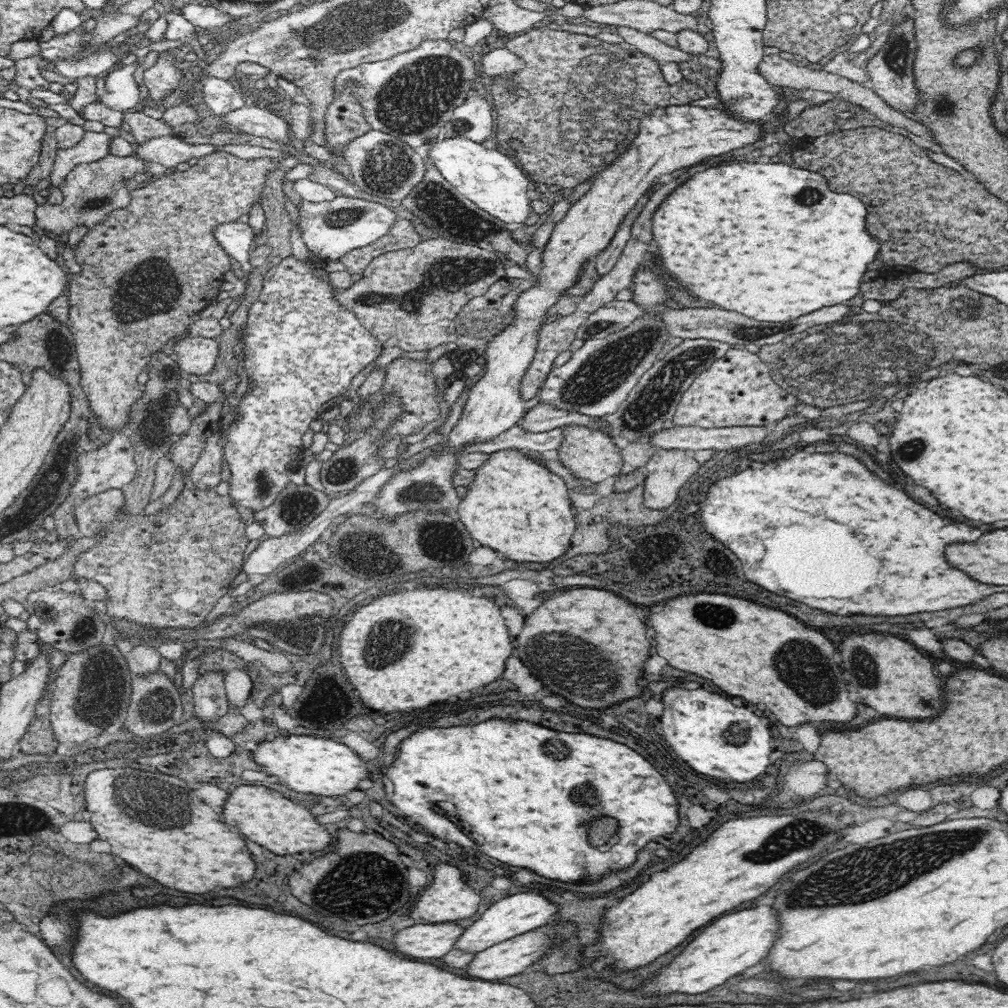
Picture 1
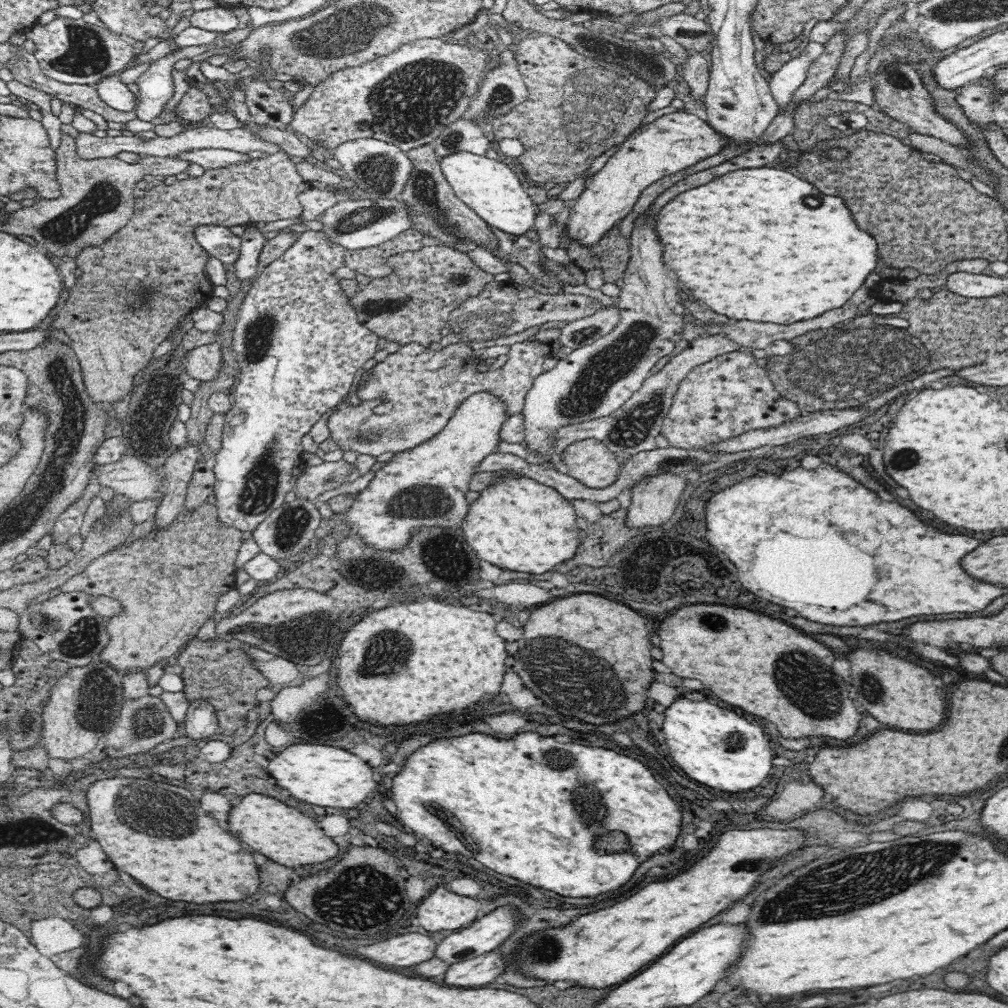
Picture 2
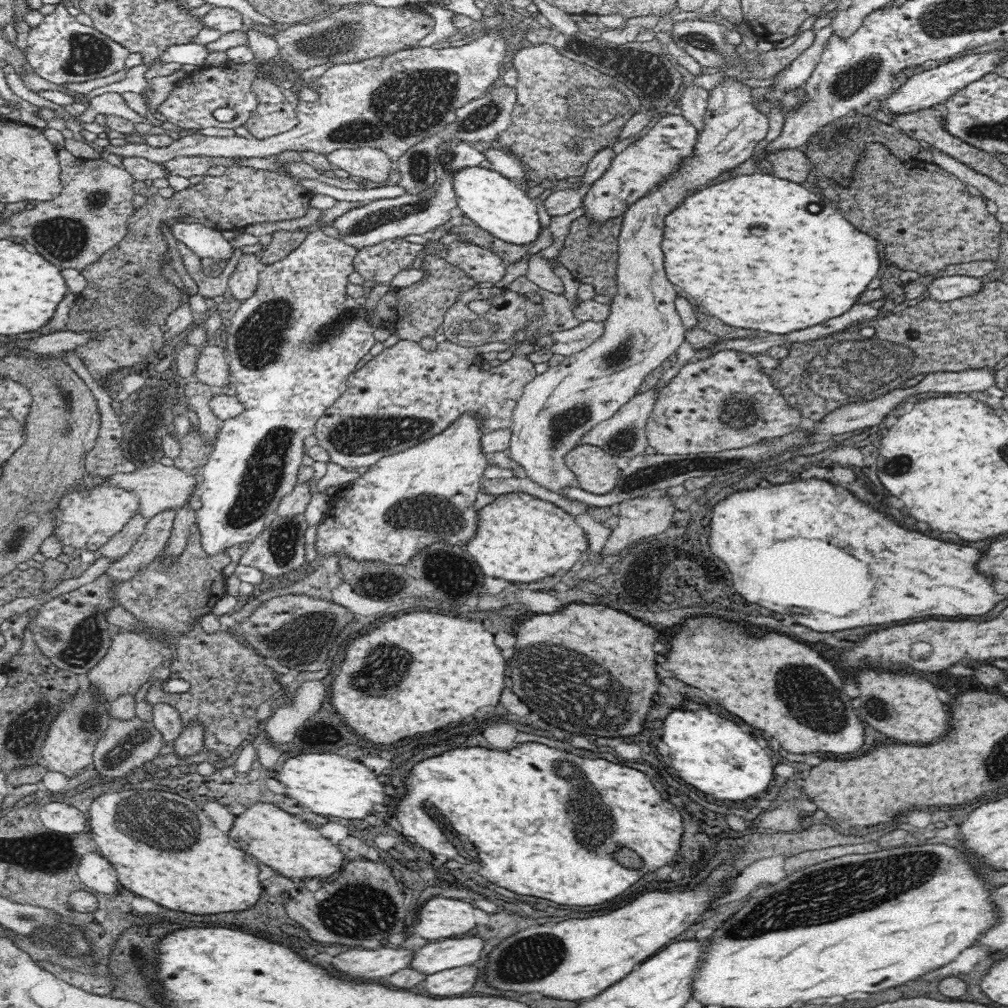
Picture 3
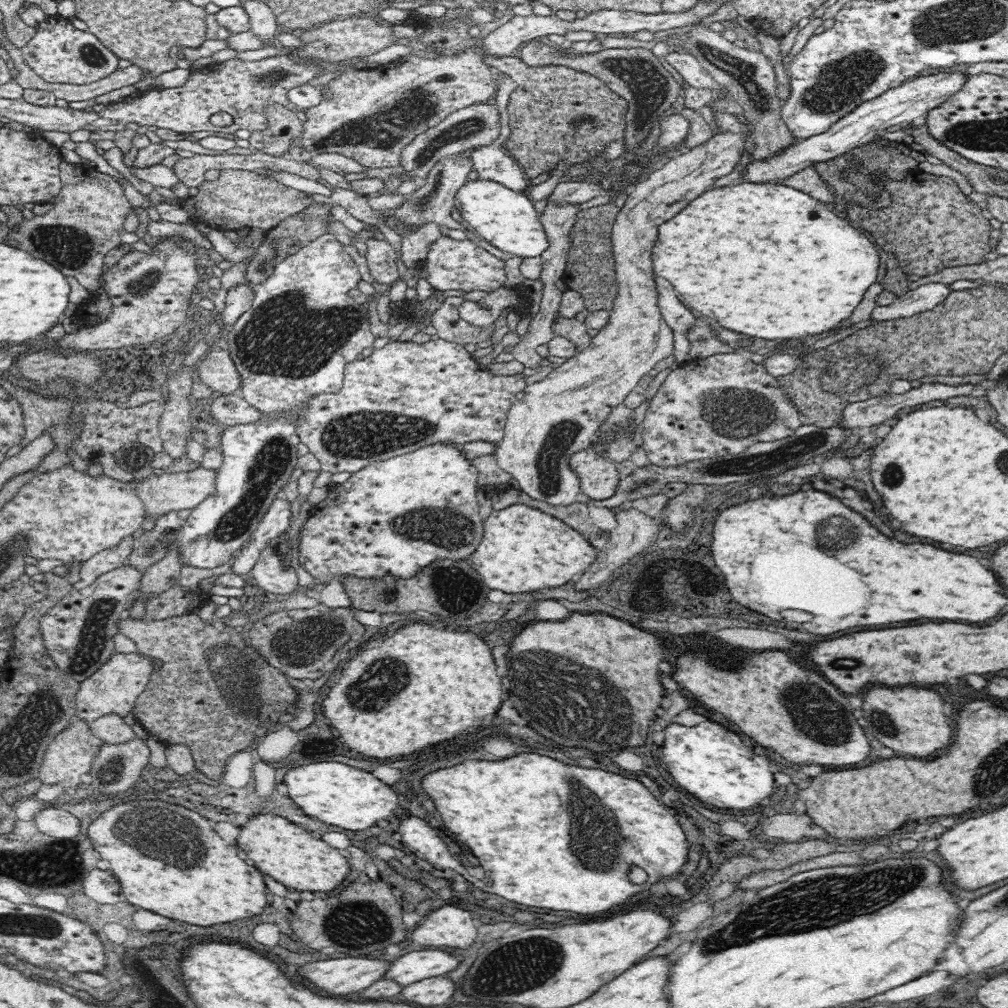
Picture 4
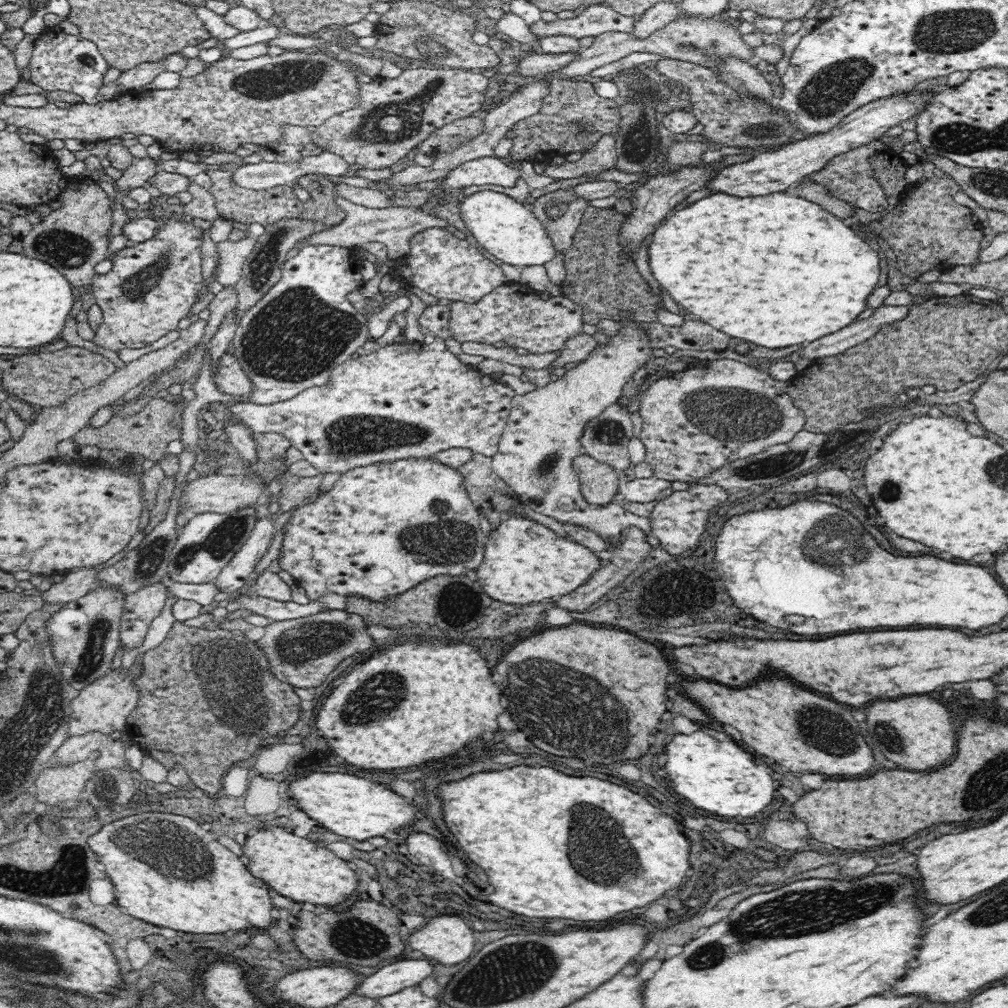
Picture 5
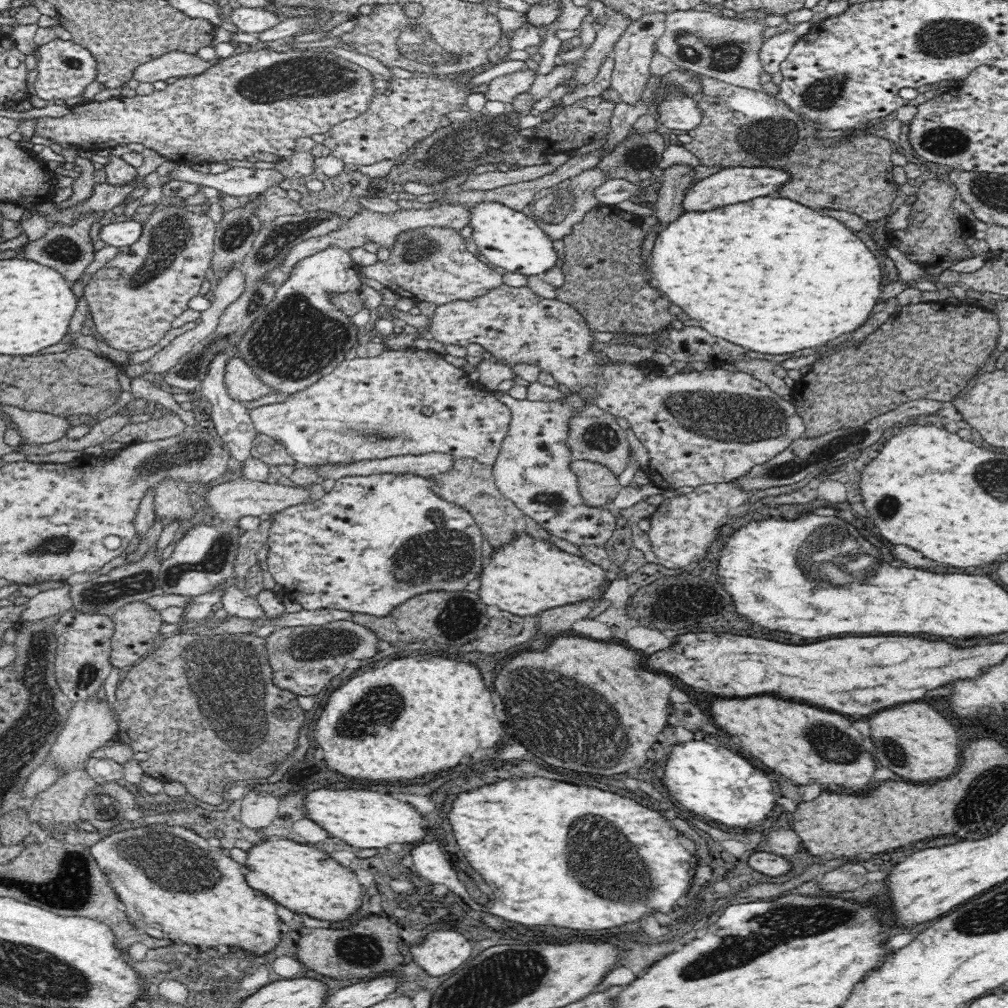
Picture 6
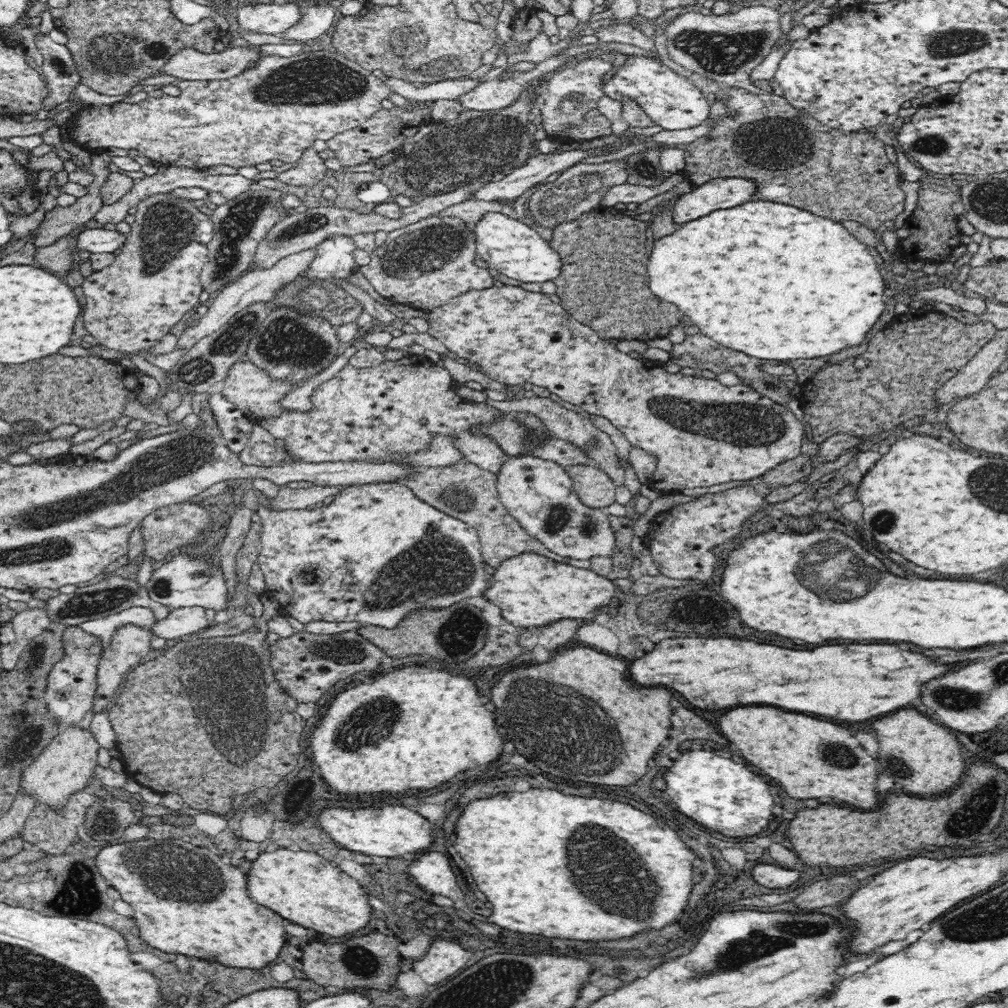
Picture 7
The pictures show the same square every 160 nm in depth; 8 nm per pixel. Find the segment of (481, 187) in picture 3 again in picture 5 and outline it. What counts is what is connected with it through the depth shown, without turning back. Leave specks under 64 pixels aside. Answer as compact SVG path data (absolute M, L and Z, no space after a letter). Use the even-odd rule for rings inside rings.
M490 190L478 191L461 200L455 212L458 221L464 223L464 229L471 232L480 245L500 259L502 263L521 267L543 265L555 257L557 250L554 249L544 225L534 216L532 211L524 207L523 203L518 203L507 195Z

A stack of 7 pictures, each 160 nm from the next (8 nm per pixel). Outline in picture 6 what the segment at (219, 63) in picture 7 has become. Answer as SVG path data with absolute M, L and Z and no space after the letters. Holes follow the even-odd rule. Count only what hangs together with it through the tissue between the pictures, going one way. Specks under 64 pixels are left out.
M172 51L146 64L138 65L133 72L133 78L139 82L164 81L166 78L191 77L206 72L216 62L203 60L196 54L189 54L182 51Z

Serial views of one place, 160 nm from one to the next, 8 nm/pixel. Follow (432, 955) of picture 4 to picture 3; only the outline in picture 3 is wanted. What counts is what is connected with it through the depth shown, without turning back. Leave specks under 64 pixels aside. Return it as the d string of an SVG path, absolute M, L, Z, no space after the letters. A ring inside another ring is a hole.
M470 936L431 941L414 951L408 967L418 973L434 974L451 968L472 965L482 952L482 938Z

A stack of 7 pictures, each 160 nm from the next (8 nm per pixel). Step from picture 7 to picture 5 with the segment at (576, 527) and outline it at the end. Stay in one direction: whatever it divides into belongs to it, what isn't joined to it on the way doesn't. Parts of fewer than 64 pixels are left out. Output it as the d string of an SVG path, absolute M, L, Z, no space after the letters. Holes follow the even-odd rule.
M625 320L624 322L620 322L619 326L621 327L621 331L611 337L611 342L608 346L600 346L598 345L581 363L578 363L575 368L572 368L569 371L566 371L565 375L561 378L557 379L555 382L551 381L546 386L542 388L537 388L534 391L527 392L524 395L515 395L512 398L511 411L509 414L508 422L506 423L504 433L499 440L498 452L491 458L491 467L494 474L498 475L500 479L502 479L514 492L520 503L523 503L526 506L529 506L530 509L535 511L536 513L544 514L546 516L550 516L556 521L565 524L573 524L576 526L580 526L585 528L587 531L592 531L602 539L606 539L608 537L613 537L619 535L626 528L631 527L632 525L642 528L642 530L650 530L651 520L646 518L640 518L640 516L634 515L630 512L625 512L624 508L621 508L616 501L610 502L606 505L596 506L591 505L586 501L581 493L581 486L579 483L579 476L573 469L573 458L580 456L583 454L582 445L580 443L580 436L585 432L584 428L586 426L586 422L590 420L590 418L596 418L598 414L602 414L602 410L604 408L608 408L608 406L616 404L618 399L620 398L620 394L622 394L622 386L626 384L626 380L636 372L640 368L640 366L651 363L649 360L651 358L651 354L654 352L654 348L650 347L650 343L648 343L648 339L646 339L646 333L642 331L642 329L638 329L639 324L633 321Z

